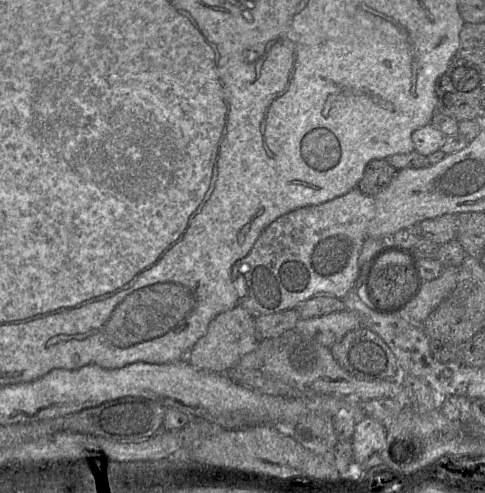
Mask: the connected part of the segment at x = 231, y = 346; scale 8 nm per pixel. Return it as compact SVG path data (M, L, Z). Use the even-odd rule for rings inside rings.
M240 304L218 314L208 325L206 333L187 354L187 361L195 368L215 373L232 370L243 356L255 350L259 344L255 318Z

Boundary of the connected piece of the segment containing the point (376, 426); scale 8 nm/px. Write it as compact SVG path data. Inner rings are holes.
M368 416L359 420L351 438L354 462L363 466L371 455L384 449L386 438L387 430L381 422Z

